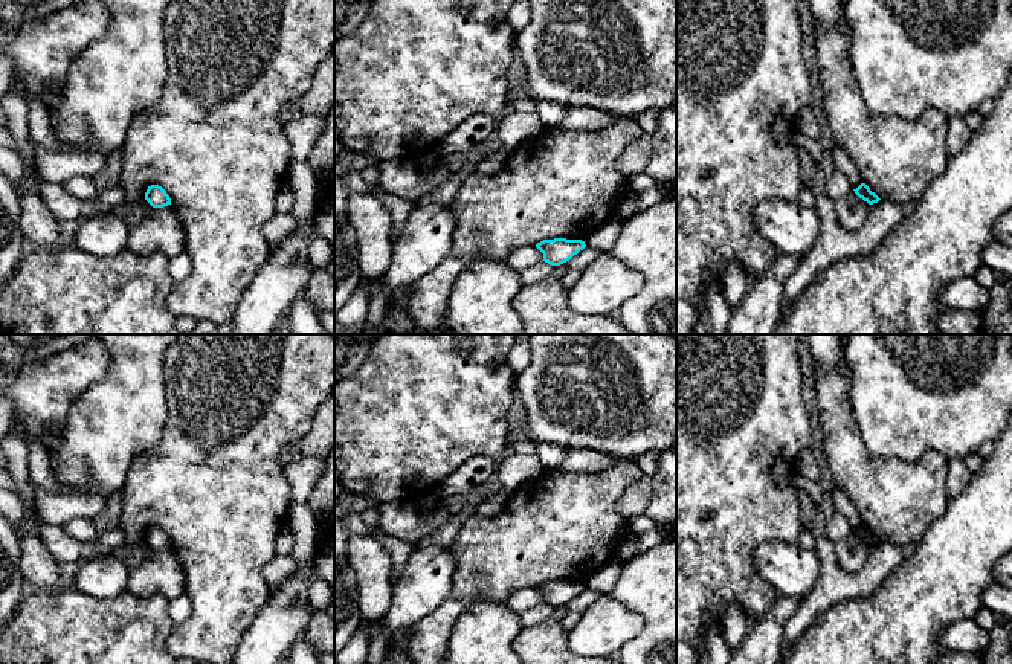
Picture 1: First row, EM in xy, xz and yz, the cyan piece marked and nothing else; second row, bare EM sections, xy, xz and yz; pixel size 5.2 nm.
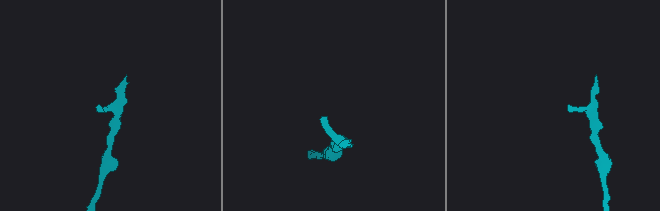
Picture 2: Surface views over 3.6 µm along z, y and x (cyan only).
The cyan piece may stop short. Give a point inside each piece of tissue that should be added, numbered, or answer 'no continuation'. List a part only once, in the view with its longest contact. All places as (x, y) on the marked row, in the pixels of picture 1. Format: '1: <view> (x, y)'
no continuation

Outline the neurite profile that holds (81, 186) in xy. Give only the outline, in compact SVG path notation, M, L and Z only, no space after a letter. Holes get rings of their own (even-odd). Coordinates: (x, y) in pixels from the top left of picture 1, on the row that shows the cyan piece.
M76 176L63 183L63 188L73 197L92 201L95 200L101 191L96 188L92 177Z

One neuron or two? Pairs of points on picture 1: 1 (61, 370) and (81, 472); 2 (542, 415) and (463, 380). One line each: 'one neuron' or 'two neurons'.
1: two neurons
2: two neurons

